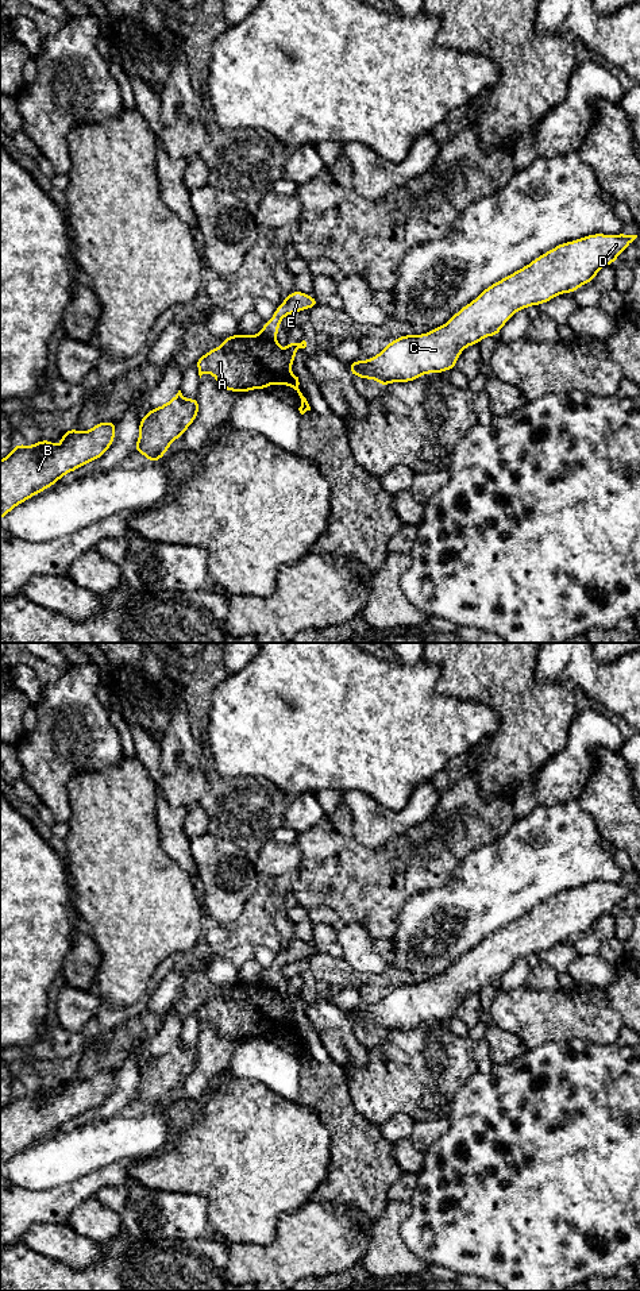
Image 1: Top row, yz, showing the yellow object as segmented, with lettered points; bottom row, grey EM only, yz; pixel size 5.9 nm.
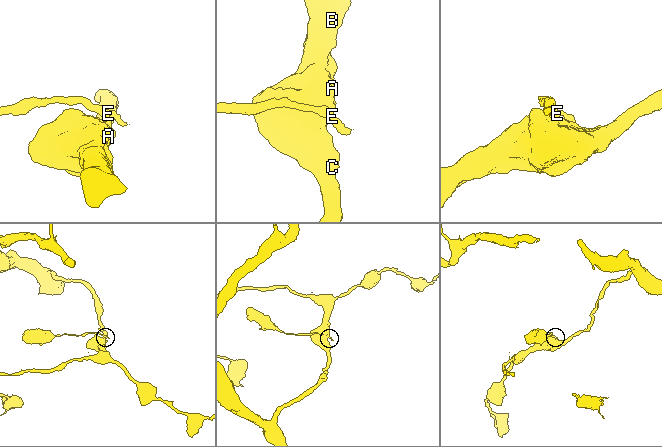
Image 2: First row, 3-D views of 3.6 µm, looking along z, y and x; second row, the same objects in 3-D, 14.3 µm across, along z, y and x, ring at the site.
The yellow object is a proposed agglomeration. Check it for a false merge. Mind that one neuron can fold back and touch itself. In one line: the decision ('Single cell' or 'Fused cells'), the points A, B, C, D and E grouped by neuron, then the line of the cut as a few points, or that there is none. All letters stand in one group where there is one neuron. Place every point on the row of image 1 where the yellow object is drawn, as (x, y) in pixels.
Fused cells. Groups: A B C D / E. Split along yz (262, 331), (274, 339)

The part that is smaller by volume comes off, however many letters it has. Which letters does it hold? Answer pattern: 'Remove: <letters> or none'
Remove: E

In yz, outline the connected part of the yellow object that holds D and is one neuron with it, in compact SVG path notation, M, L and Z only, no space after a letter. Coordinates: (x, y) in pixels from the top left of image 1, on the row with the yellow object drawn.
M624 232L618 235L591 234L572 242L560 243L523 269L487 286L446 324L427 334L410 334L393 339L371 359L348 363L348 370L351 375L378 381L382 388L390 382L412 382L428 373L451 371L466 347L479 344L486 336L497 336L506 321L520 309L527 309L531 305L539 307L558 294L574 293L582 285L594 281L599 269L613 265L636 238L637 235Z

